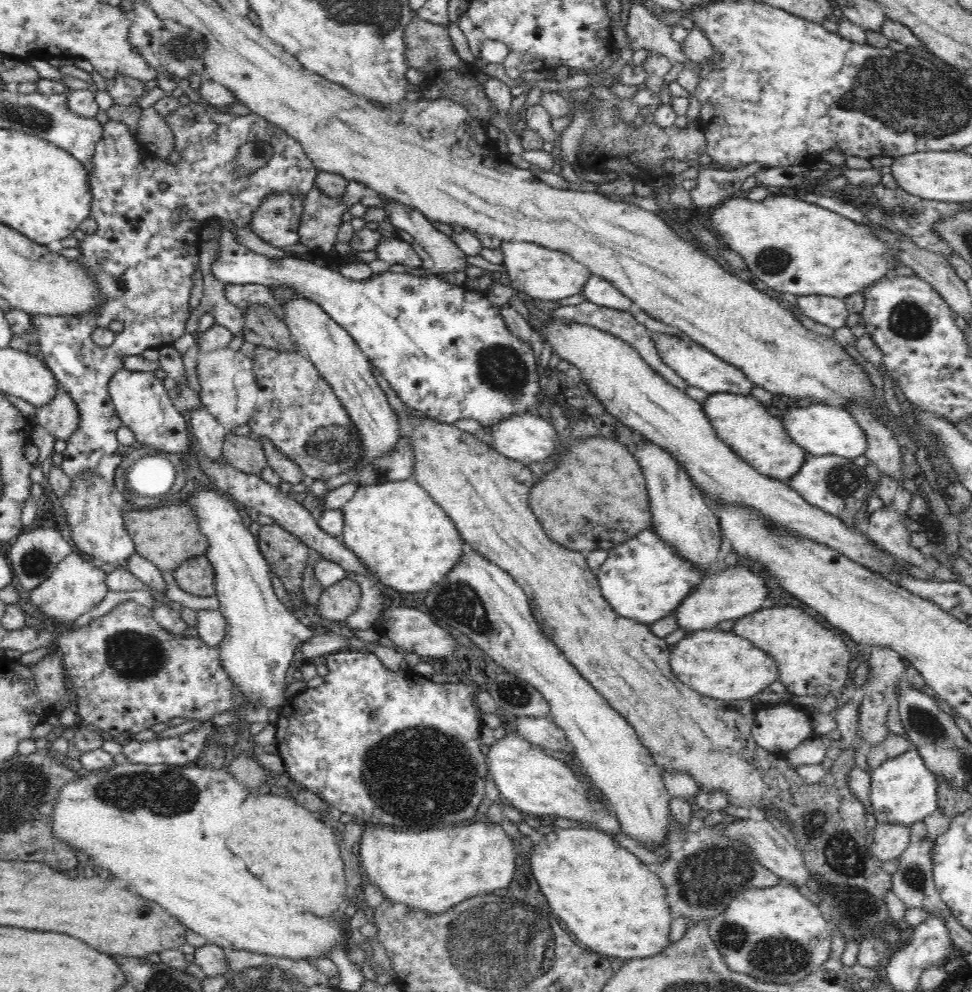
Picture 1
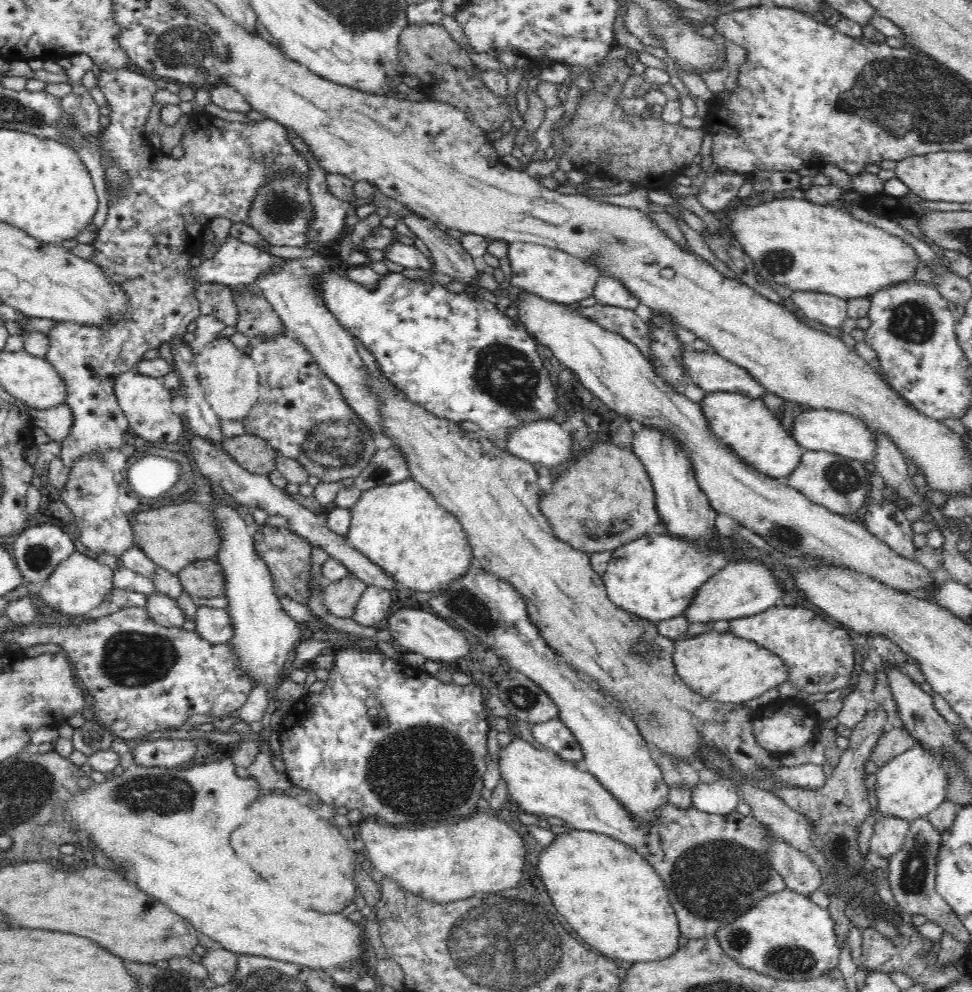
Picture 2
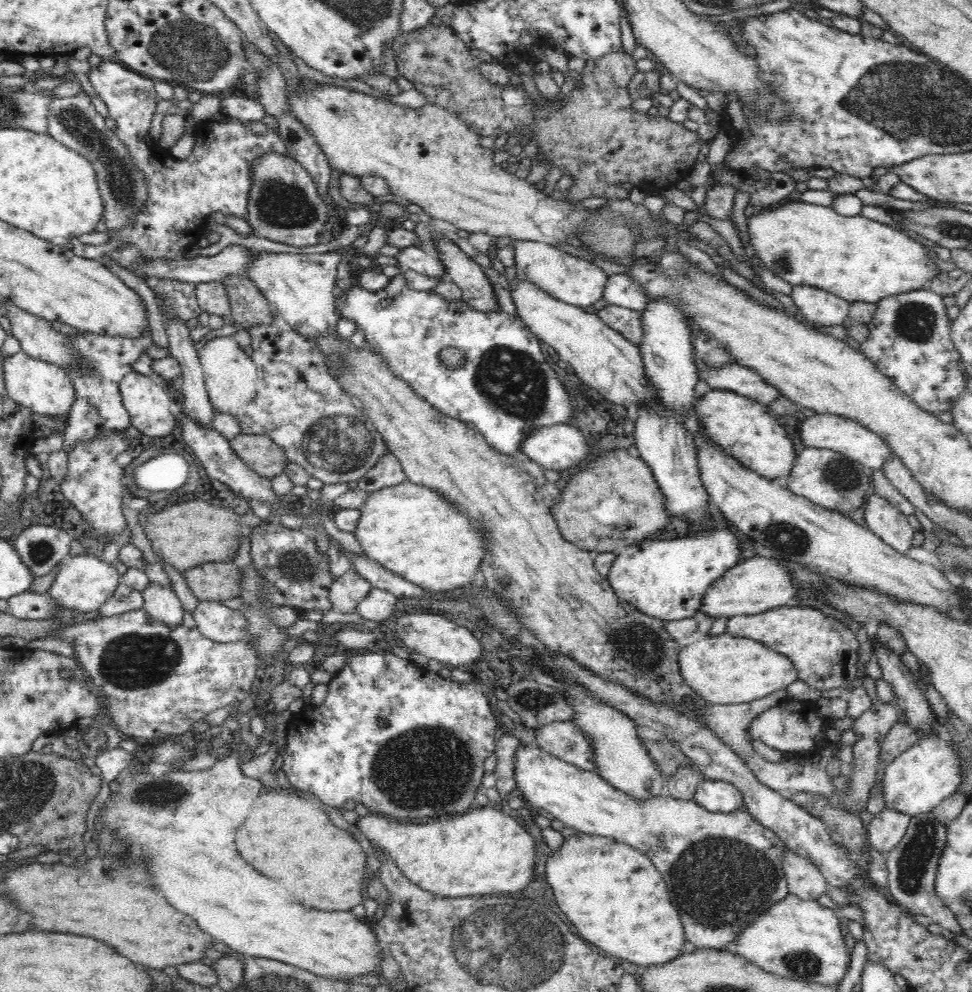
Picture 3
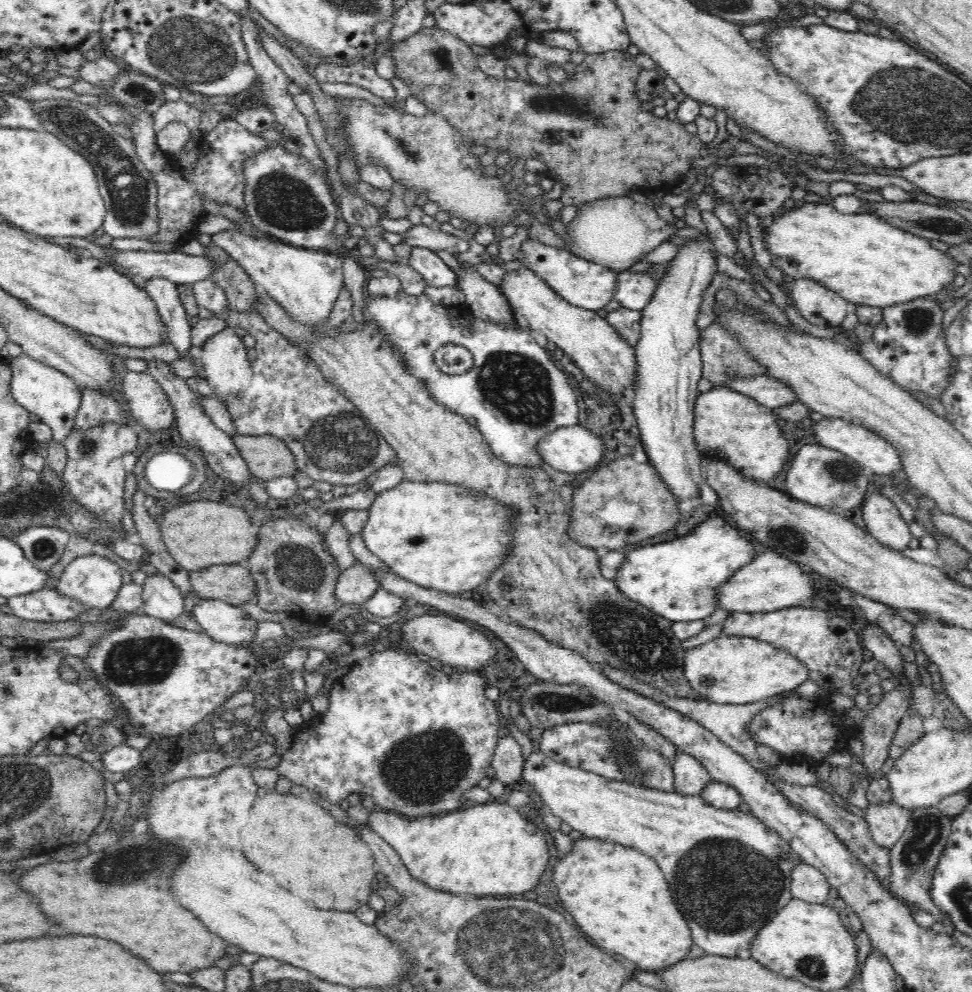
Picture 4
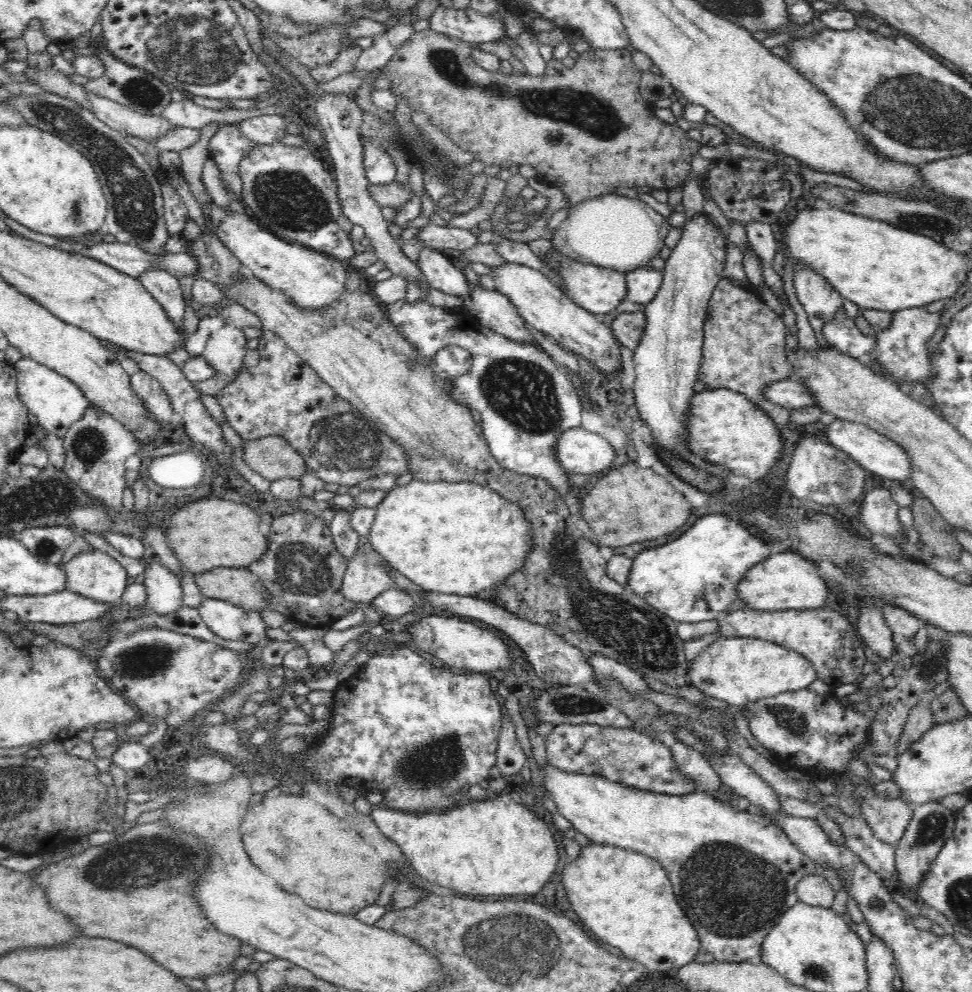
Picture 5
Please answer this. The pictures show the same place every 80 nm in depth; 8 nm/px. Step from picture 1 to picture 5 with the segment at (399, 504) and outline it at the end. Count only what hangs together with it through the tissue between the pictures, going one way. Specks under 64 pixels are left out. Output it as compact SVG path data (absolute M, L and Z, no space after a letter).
M413 480L405 485L396 485L392 490L389 490L388 494L386 494L386 498L382 500L382 504L375 508L376 516L367 536L369 545L377 552L377 554L379 554L379 556L381 556L381 558L389 563L391 568L398 570L400 574L406 576L406 578L414 582L414 584L421 586L425 591L474 597L481 590L492 588L492 586L496 585L496 582L506 582L508 576L512 576L512 574L516 574L516 572L523 570L524 561L527 561L525 560L526 555L531 551L533 537L532 527L528 520L526 520L522 508L500 497L494 490L487 486L482 486L481 484L446 482L442 480L436 482Z

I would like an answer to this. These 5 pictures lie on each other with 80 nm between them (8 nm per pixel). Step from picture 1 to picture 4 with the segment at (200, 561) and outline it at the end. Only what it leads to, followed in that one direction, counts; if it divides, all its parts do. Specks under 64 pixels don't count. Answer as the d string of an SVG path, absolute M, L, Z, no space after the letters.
M217 564L199 571L189 571L189 582L193 592L201 599L223 600L231 605L238 605L248 601L250 592L255 590L256 584L251 570L238 564Z

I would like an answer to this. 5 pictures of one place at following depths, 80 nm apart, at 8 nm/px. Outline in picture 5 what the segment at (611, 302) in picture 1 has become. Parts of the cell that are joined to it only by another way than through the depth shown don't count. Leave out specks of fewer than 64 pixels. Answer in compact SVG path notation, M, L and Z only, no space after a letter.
M646 266L625 273L625 287L627 288L625 299L634 304L647 305L656 296L663 283L662 272L663 270Z

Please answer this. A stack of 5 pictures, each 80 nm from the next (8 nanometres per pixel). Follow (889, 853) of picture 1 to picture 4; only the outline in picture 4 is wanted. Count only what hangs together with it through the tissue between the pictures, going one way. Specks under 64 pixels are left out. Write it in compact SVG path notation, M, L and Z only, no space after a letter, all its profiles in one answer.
M891 801L869 805L864 813L874 843L888 849L892 849L901 840L911 819L908 808L902 808L900 804Z

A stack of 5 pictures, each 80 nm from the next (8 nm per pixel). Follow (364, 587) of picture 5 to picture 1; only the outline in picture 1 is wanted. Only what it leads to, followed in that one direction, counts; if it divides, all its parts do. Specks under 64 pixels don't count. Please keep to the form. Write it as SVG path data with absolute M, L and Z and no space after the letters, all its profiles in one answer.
M348 575L332 586L323 589L318 606L310 610L330 622L345 621L357 608L361 598L359 584Z

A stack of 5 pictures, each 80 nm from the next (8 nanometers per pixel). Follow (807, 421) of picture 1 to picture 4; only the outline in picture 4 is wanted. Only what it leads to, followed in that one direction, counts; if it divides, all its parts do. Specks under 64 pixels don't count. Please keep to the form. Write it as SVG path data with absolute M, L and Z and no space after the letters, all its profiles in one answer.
M824 417L812 426L812 432L816 443L822 444L826 448L832 448L832 450L837 449L838 452L849 456L852 460L858 461L861 468L866 468L866 466L872 468L879 477L883 474L893 476L896 471L904 471L896 448L865 427L838 418Z

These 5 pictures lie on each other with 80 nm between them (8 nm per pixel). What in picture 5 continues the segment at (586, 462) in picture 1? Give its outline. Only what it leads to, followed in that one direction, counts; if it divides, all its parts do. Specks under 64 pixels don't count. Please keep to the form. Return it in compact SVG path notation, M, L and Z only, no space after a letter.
M637 463L610 468L582 499L581 518L598 539L598 547L618 548L668 536L696 516L686 498L676 492L668 479Z

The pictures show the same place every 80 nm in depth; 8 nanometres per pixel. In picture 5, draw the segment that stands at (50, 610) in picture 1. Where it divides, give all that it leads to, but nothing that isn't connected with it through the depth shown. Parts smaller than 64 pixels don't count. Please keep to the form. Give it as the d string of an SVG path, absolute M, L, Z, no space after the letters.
M99 550L77 554L65 564L64 569L66 591L102 604L120 602L128 586L126 569L116 559Z

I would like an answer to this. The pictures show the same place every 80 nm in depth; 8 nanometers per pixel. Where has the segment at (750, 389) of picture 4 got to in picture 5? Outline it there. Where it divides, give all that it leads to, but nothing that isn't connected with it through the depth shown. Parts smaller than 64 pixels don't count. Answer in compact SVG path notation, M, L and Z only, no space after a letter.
M786 379L772 382L764 390L764 399L774 405L780 405L788 409L816 406L814 397L804 387L802 379Z

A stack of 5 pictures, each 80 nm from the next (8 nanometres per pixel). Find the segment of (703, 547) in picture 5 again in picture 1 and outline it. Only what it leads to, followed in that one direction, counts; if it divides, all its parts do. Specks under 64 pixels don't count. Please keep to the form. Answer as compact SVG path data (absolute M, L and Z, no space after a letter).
M641 530L630 540L607 551L604 564L595 572L603 597L620 616L650 624L674 614L676 607L705 574L686 562L654 531Z

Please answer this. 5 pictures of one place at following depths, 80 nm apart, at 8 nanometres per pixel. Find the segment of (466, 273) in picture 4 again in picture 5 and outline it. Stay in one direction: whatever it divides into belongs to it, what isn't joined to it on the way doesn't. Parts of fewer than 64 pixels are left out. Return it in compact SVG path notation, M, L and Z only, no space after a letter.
M474 284L469 294L469 299L465 301L464 308L469 308L473 317L483 326L492 329L492 331L500 333L514 341L526 341L534 343L536 347L543 347L532 337L532 333L528 330L527 323L520 316L516 307L508 297L498 290L488 290L485 287Z

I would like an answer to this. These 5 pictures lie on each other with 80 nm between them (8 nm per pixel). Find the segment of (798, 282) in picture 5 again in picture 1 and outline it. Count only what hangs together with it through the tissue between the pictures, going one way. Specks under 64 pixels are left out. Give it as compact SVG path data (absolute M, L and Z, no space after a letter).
M798 296L797 306L804 316L812 318L818 324L830 326L834 330L846 326L846 318L850 313L843 298L835 296Z

